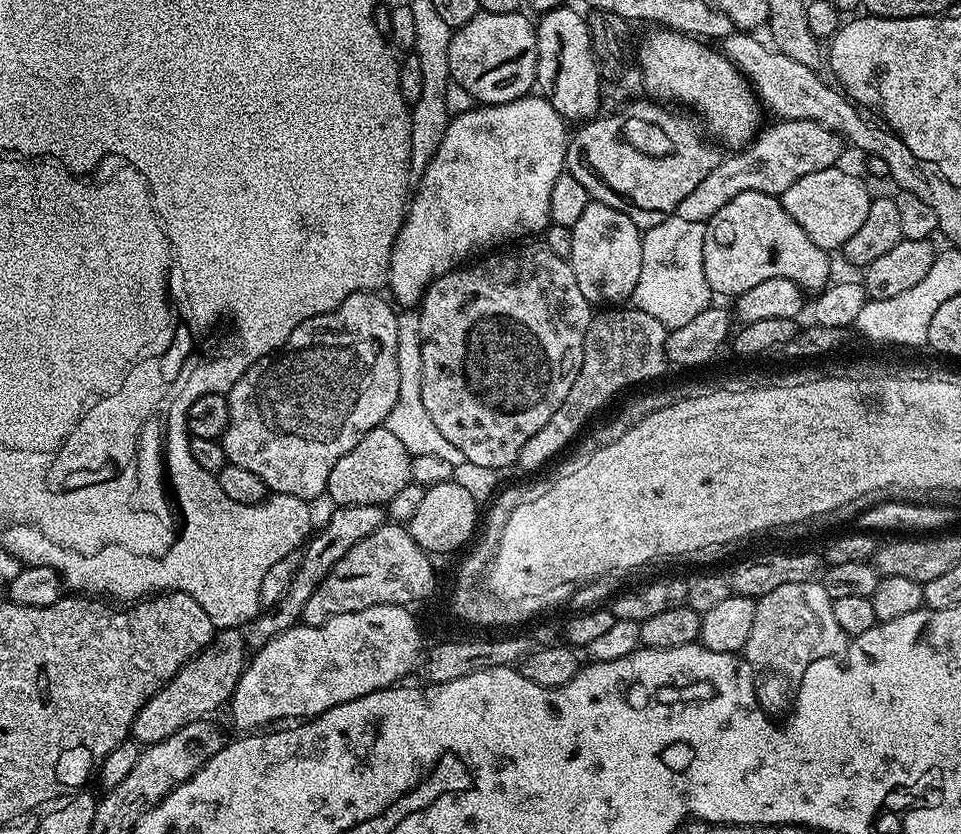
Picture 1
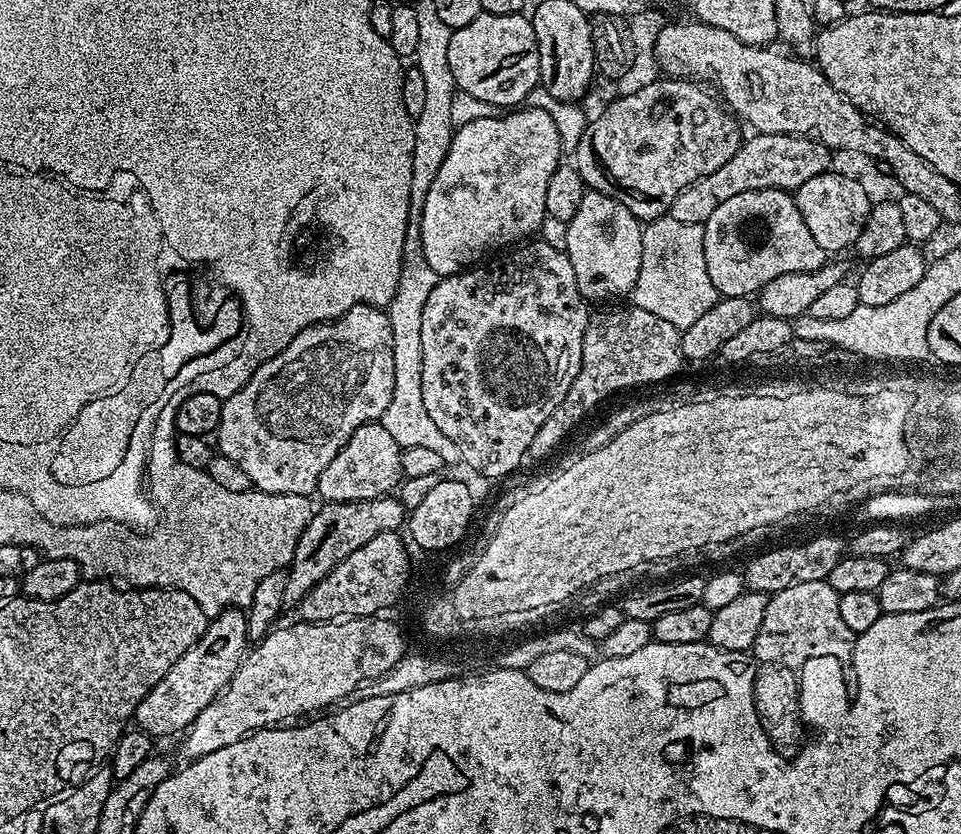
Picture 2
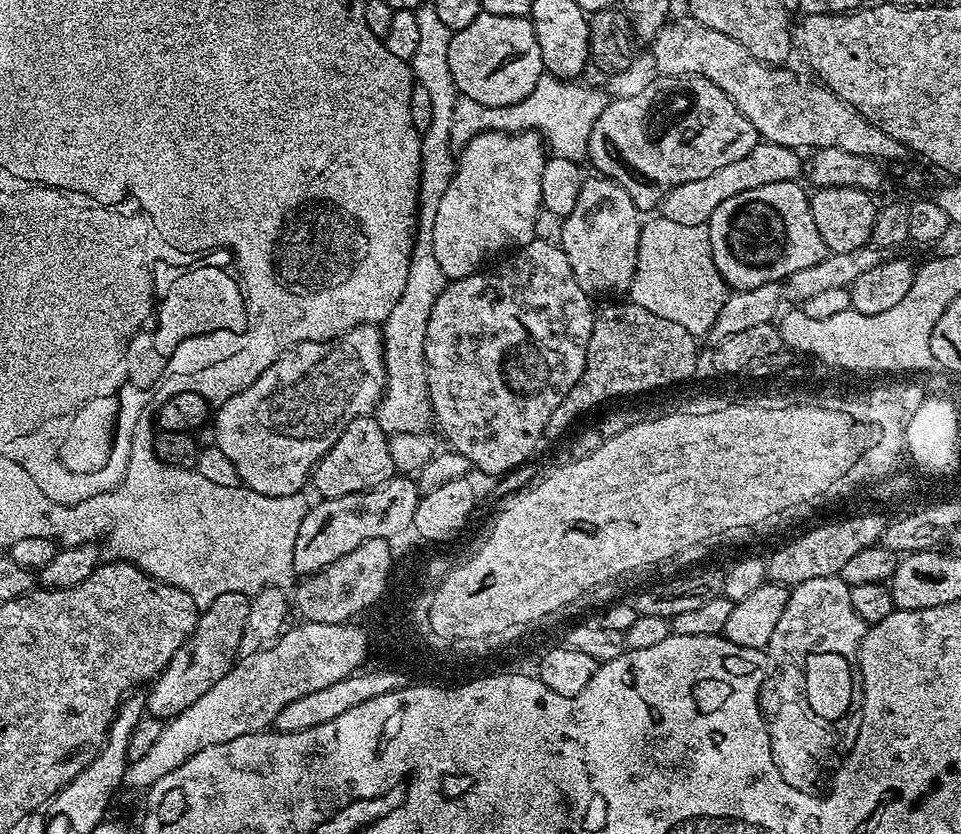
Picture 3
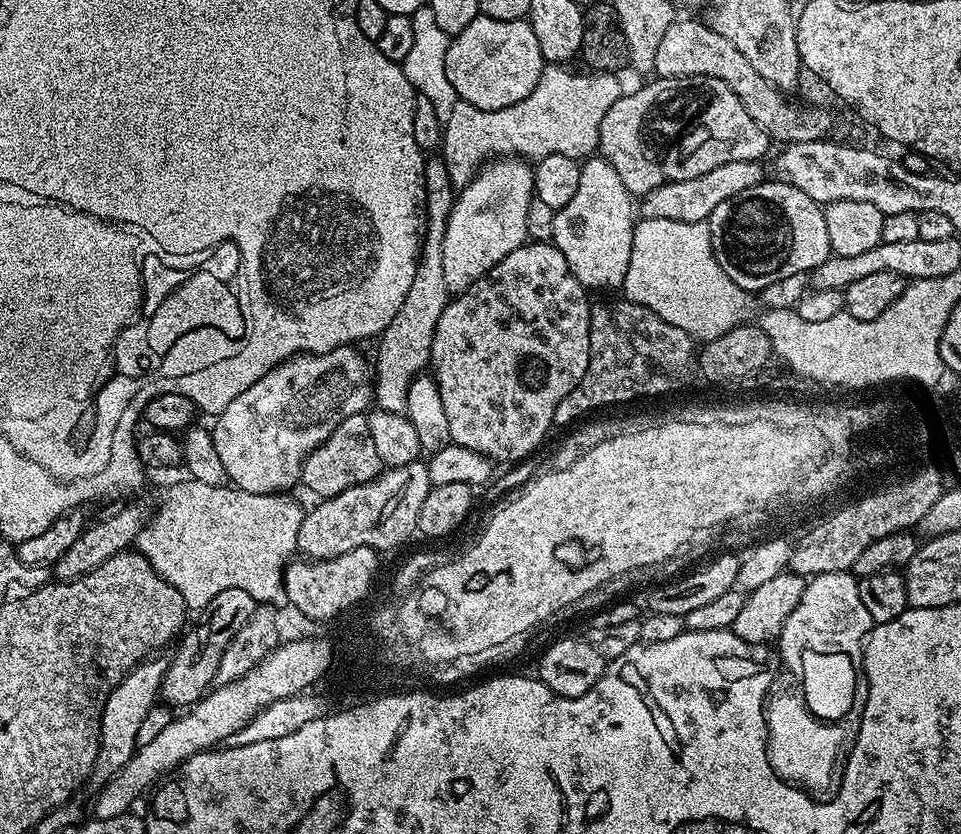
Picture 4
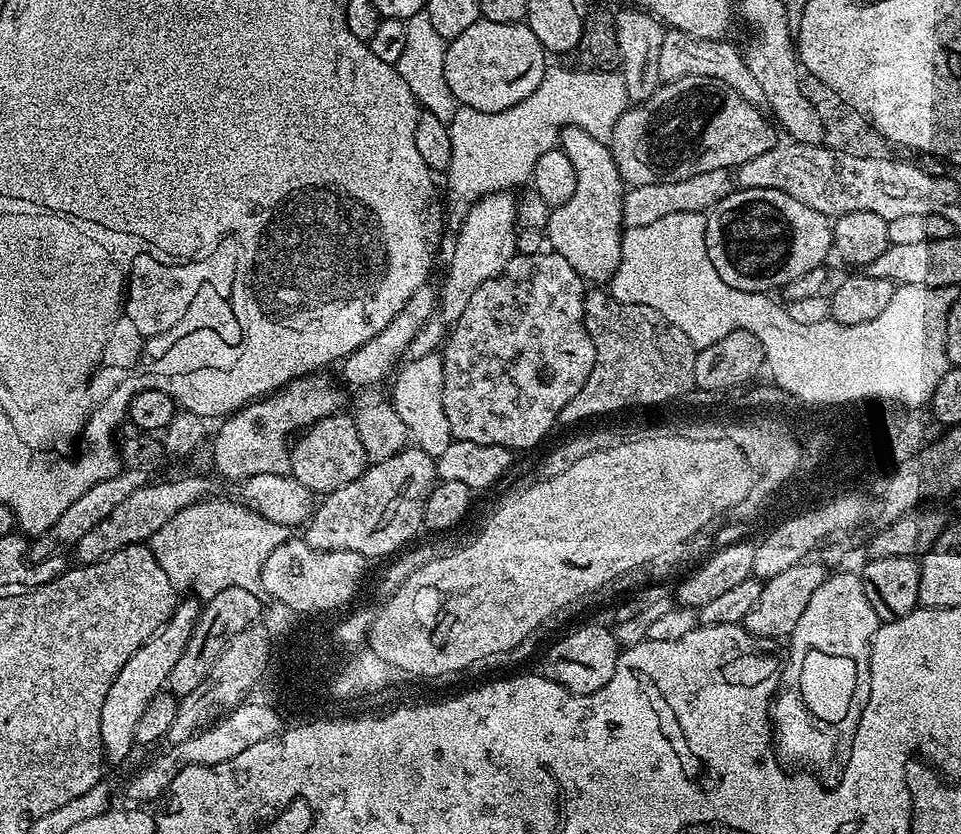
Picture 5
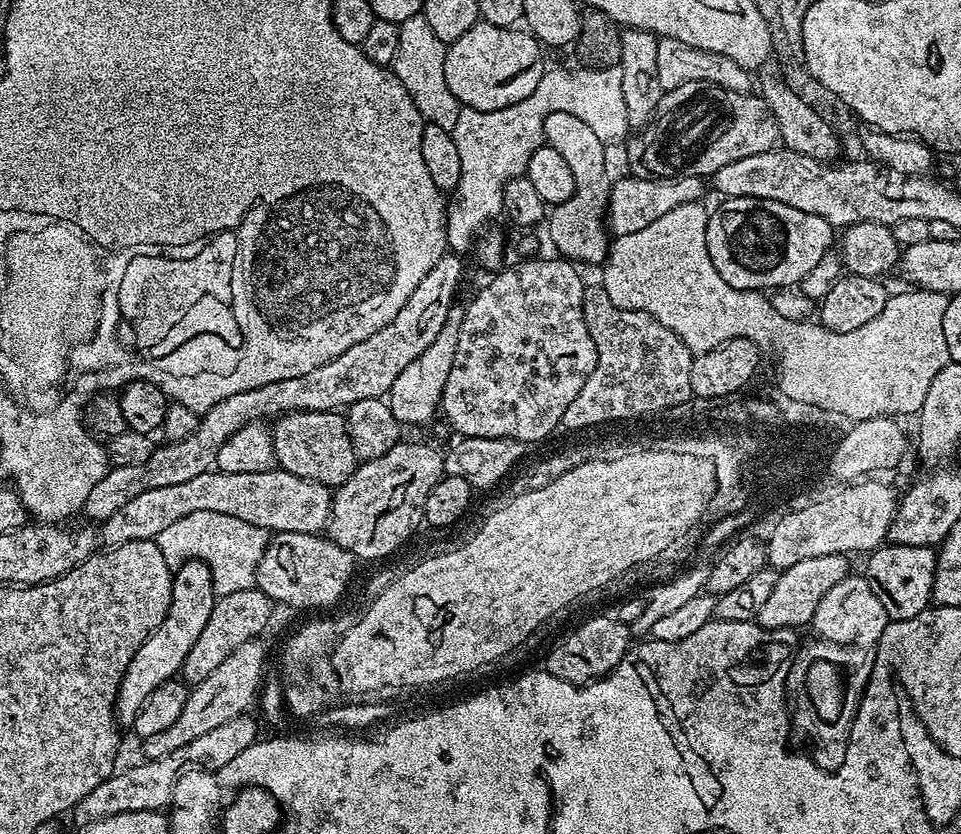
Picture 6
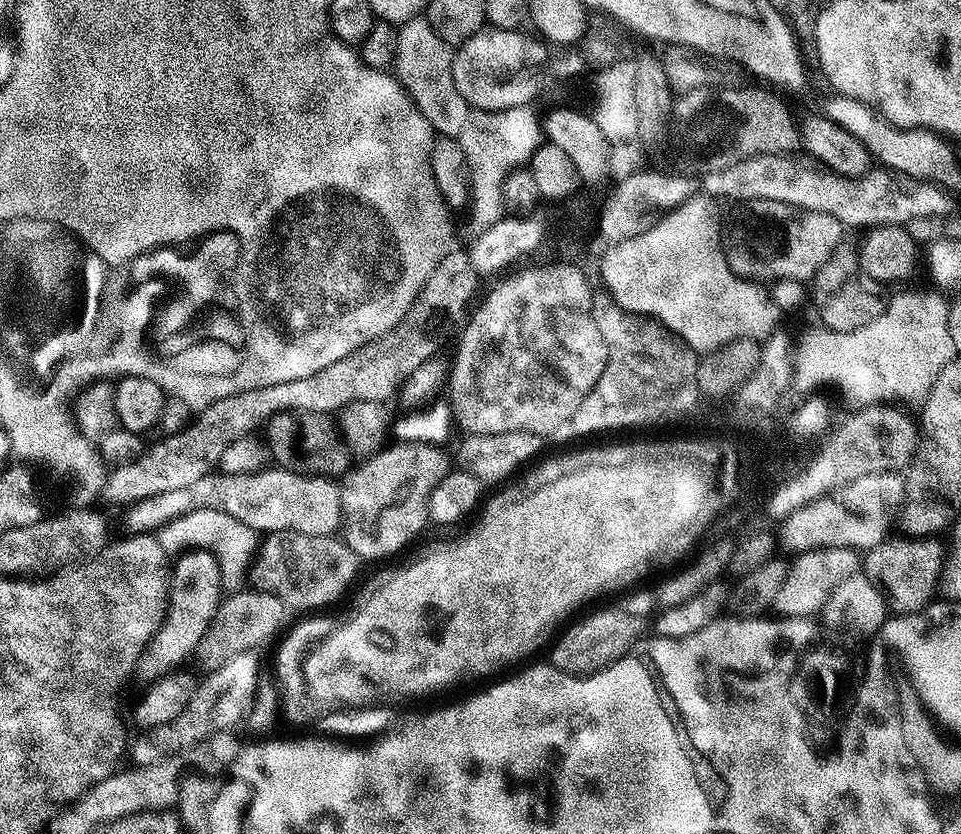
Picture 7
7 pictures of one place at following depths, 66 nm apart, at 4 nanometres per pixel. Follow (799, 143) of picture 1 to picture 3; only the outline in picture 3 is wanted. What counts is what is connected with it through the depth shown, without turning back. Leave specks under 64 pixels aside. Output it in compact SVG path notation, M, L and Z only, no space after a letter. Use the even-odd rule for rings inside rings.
M761 142L746 154L746 158L738 158L738 162L730 162L730 166L722 166L722 170L714 170L707 178L698 178L694 182L682 182L682 186L674 186L664 195L660 203L659 215L670 222L678 222L681 226L698 226L707 224L709 218L726 202L726 198L734 198L734 194L742 194L742 190L754 190L757 186L770 186L770 182L799 181L801 153L795 148L778 146Z

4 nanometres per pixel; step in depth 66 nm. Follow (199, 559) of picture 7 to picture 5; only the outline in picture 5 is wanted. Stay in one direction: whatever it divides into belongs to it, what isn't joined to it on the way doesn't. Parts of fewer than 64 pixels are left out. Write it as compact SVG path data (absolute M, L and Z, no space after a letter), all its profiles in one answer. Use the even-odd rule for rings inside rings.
M181 599L170 619L165 622L160 631L154 633L138 651L130 654L130 662L118 670L118 678L114 678L114 686L106 693L106 702L102 702L102 744L107 763L120 764L132 748L137 747L138 718L150 706L150 698L154 698L168 684L170 670L182 658L182 650L186 650L186 642L190 642L196 623L200 621L202 604L199 599Z

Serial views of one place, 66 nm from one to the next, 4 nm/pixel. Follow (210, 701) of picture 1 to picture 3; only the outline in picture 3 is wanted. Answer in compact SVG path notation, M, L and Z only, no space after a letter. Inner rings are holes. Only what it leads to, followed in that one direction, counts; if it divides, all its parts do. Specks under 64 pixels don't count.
M241 592L220 594L214 598L212 607L197 619L192 636L170 658L170 662L146 692L146 712L158 721L173 720L186 706L194 706L218 678L222 678L237 663L242 630L246 630L246 618L250 615L250 598Z

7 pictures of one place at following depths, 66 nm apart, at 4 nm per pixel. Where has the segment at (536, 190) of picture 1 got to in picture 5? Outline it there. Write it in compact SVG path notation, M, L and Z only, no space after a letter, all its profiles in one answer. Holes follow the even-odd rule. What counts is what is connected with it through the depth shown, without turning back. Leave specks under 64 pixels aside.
M511 191L494 192L484 196L466 214L465 220L461 222L455 233L456 249L453 250L452 261L448 264L448 278L444 282L444 290L442 288L438 294L439 307L449 316L449 321L455 322L462 314L462 310L466 310L470 298L477 292L478 286L482 286L482 282L494 278L506 266L506 262L510 262L510 258L517 255L516 232L518 233L516 196Z

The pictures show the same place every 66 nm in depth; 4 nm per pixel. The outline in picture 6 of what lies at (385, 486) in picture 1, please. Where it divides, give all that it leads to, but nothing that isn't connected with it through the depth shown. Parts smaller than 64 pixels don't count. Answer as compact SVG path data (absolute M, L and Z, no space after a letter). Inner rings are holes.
M339 411L290 412L279 417L270 431L277 465L298 478L313 480L335 490L357 470L358 457L351 442L348 422Z

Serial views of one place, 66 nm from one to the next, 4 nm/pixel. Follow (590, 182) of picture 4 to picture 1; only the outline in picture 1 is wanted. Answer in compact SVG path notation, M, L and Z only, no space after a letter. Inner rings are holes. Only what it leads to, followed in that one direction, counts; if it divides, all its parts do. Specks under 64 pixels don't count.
M592 200L571 230L571 254L568 261L582 296L591 304L618 304L631 297L641 274L641 229L621 211Z

